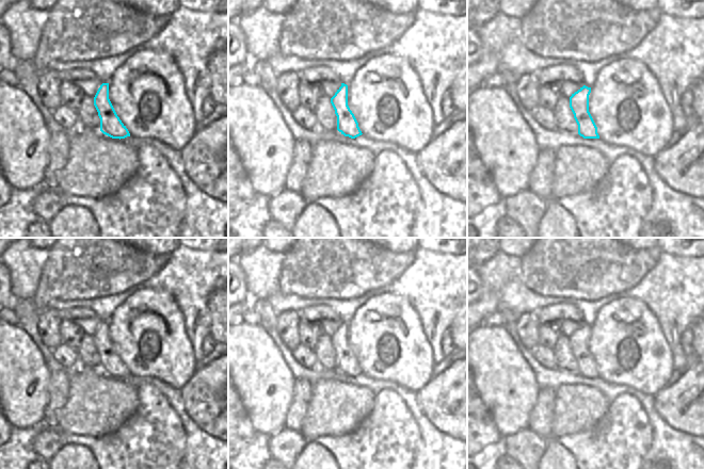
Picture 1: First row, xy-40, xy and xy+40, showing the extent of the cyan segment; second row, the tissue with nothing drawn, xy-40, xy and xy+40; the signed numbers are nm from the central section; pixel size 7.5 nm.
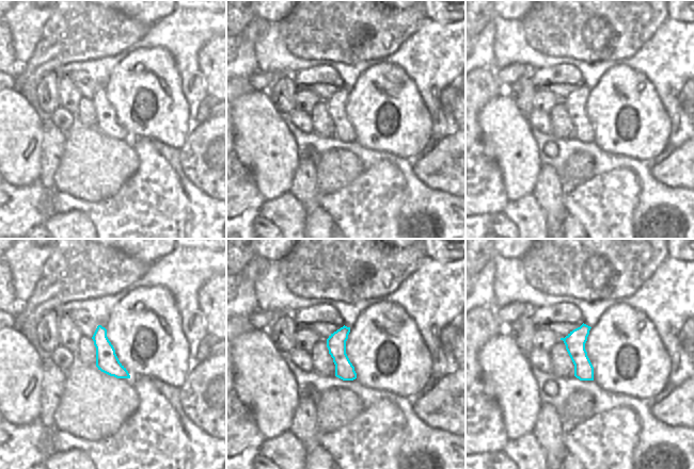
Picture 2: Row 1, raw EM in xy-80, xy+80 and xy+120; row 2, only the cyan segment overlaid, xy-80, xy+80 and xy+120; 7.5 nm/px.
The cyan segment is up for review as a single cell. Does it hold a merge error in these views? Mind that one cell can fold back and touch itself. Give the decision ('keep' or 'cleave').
keep

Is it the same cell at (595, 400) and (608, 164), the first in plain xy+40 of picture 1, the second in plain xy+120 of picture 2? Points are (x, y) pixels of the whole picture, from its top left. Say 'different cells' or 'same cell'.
different cells

